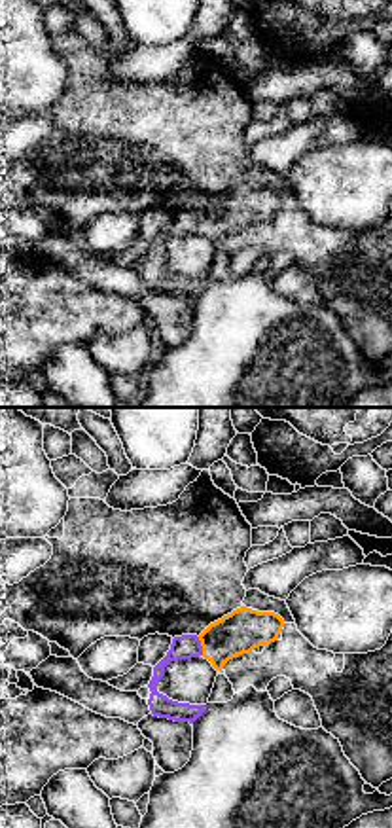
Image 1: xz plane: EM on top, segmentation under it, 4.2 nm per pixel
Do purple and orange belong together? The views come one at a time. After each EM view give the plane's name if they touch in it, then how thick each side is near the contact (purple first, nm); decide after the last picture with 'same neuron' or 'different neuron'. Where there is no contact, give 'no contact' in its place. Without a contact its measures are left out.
xz | 110/180 nm

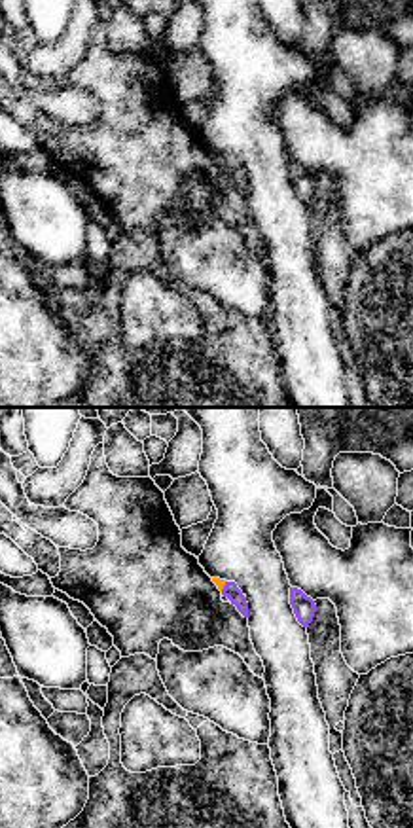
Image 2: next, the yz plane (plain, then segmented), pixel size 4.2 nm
yz | 70/40 nm

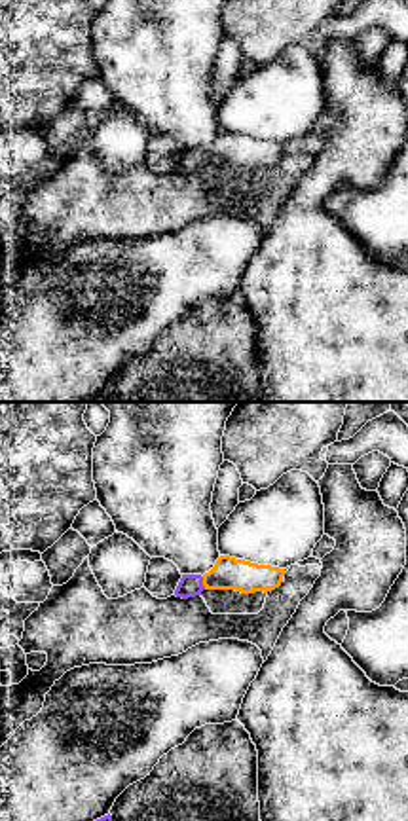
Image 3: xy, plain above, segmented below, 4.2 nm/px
xy | 100/140 nm

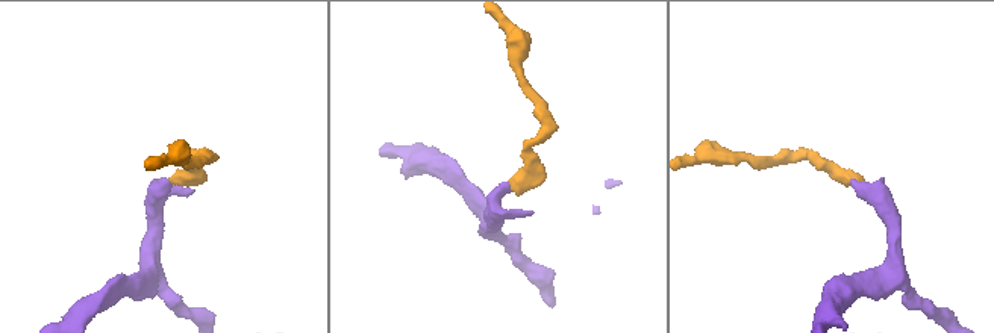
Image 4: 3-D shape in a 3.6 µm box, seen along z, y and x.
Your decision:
same neuron

